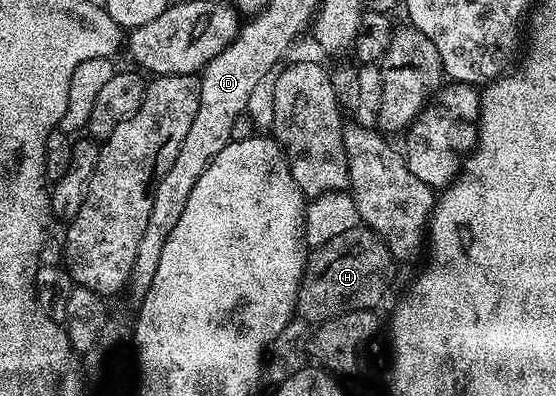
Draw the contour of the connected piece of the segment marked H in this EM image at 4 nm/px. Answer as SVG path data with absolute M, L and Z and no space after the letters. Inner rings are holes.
M360 224L352 232L336 236L327 246L317 247L307 257L310 274L302 273L306 290L298 290L297 313L313 324L321 324L353 310L374 310L385 300L394 282L394 265L395 256L382 237Z

